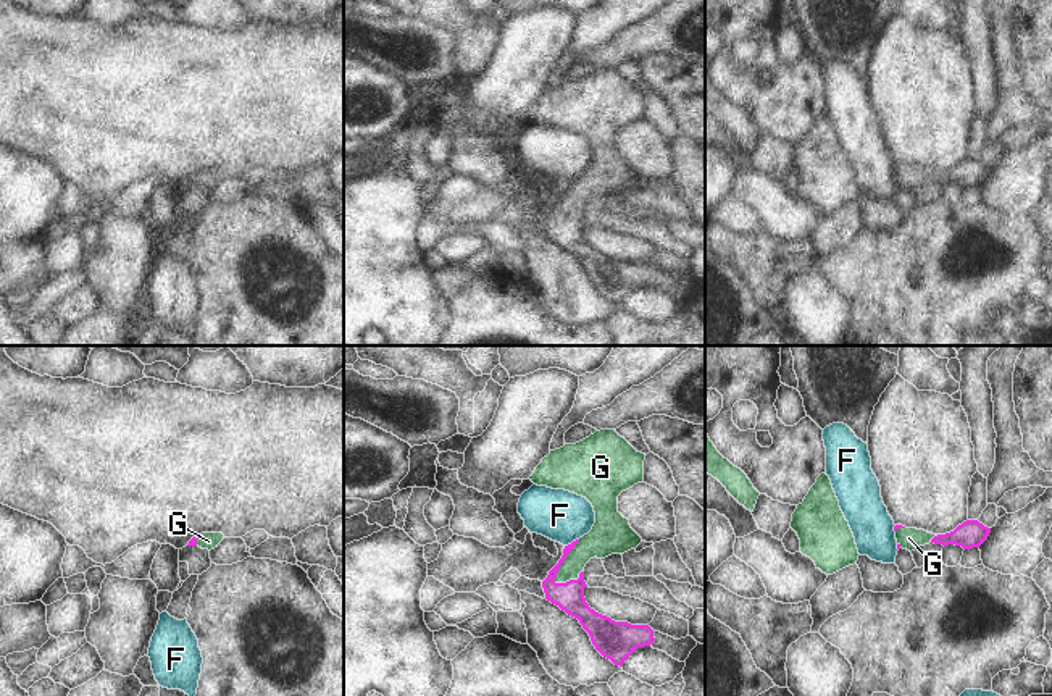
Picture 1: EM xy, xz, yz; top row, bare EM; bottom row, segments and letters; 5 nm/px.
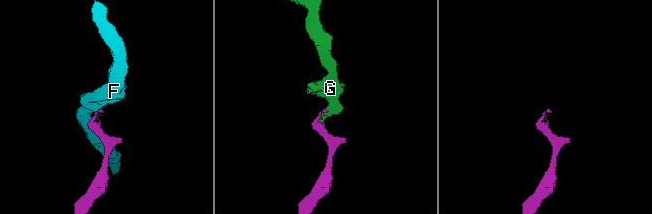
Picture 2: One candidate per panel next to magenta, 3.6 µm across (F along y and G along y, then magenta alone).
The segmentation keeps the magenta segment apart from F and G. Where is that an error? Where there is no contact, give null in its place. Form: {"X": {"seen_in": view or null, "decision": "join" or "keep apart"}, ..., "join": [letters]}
{"F": {"seen_in": "xz", "decision": "keep apart"}, "G": {"seen_in": "xz", "decision": "join"}, "join": ["G"]}

